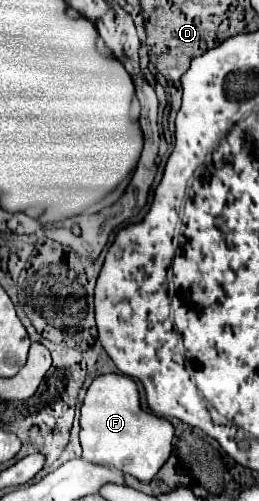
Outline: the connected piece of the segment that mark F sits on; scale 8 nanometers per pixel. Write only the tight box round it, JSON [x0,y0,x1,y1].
[81,375,173,481]

